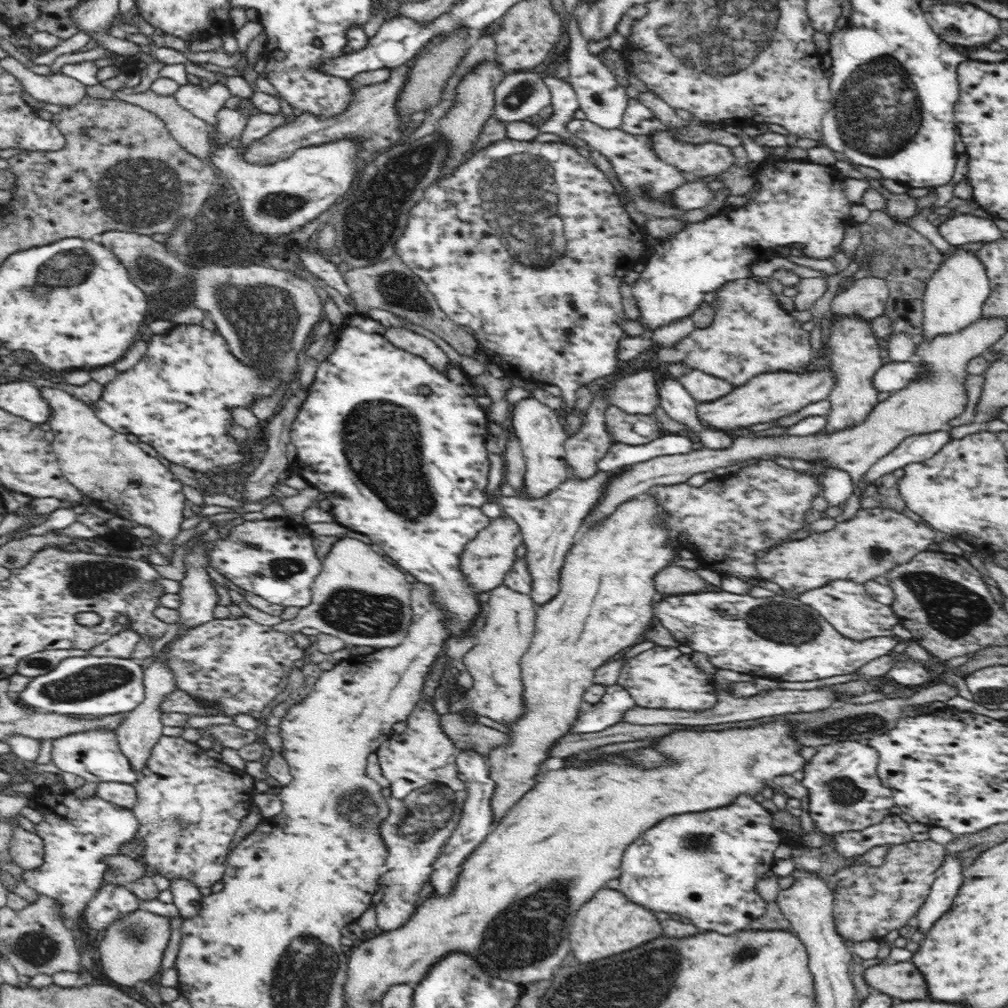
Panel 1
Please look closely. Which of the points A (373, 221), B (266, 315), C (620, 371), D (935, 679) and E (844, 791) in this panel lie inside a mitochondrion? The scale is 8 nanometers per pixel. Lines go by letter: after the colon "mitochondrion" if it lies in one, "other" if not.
A: mitochondrion
B: mitochondrion
C: other
D: other
E: mitochondrion

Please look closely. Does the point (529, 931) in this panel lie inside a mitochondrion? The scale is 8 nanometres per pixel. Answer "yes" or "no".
yes

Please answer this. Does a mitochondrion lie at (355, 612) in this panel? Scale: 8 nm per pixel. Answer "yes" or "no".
yes

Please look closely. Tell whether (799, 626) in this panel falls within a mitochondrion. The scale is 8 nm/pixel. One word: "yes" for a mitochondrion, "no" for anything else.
yes

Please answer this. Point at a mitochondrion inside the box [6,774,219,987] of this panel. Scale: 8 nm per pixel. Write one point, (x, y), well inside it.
(36, 948)

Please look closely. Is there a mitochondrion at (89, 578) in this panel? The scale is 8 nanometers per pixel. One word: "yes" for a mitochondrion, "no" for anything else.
yes

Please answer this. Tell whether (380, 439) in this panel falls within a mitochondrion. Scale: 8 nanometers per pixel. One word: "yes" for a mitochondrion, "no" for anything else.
yes

